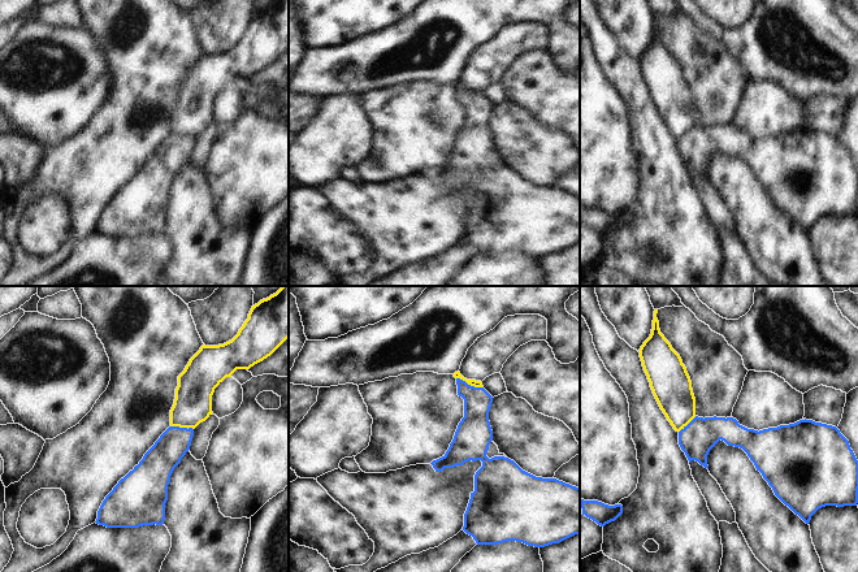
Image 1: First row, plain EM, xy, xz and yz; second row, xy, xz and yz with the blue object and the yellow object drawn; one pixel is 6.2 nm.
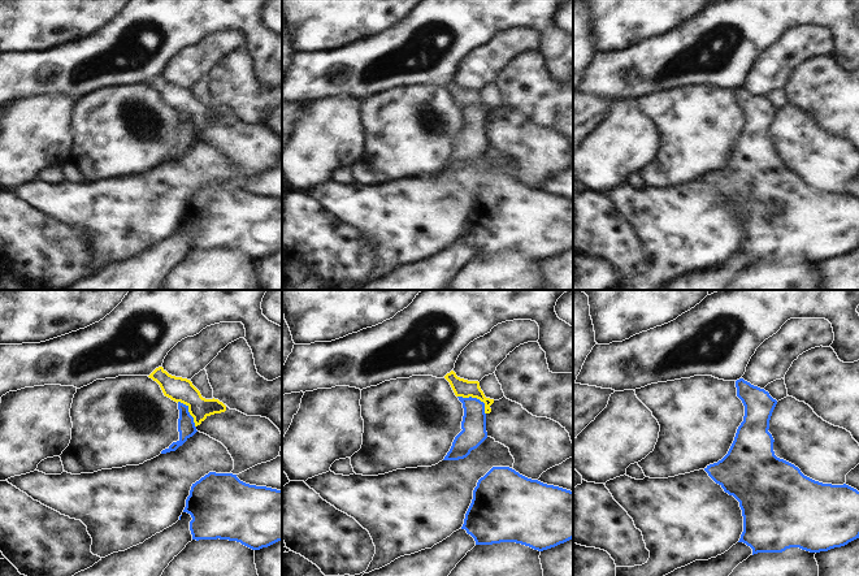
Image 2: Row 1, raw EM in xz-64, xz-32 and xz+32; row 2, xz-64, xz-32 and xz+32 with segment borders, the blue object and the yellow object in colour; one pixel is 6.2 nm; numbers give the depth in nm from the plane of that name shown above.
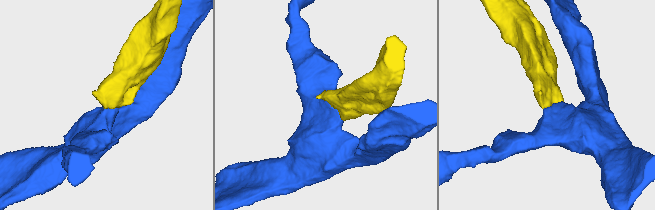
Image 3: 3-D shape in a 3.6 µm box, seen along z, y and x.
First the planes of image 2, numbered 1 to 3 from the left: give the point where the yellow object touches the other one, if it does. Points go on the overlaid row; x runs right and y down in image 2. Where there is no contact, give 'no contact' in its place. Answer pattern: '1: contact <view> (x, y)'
1: contact xz-64 (189, 412)
2: contact xz-32 (476, 398)
3: no contact

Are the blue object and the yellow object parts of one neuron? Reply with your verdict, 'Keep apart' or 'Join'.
Keep apart

